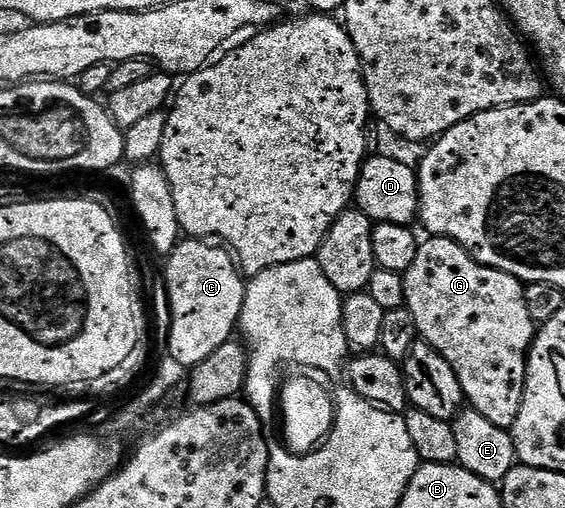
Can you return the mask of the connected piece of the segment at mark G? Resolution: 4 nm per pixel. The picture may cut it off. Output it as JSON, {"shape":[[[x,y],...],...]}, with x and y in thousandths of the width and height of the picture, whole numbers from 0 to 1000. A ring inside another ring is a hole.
{"shape":[[[761,467],[758,474],[759,476],[747,474],[743,482],[740,482],[735,520],[727,520],[727,528],[715,537],[717,602],[727,614],[727,622],[735,622],[740,659],[743,659],[758,681],[770,685],[770,693],[777,693],[777,701],[784,701],[784,709],[791,709],[791,717],[798,717],[798,724],[805,724],[805,740],[812,740],[812,756],[823,774],[825,793],[828,793],[835,805],[844,807],[848,819],[862,819],[862,827],[869,827],[869,835],[876,835],[892,846],[906,848],[912,827],[926,803],[929,750],[933,748],[933,724],[936,722],[936,689],[943,683],[943,667],[947,663],[943,618],[936,612],[935,591],[929,589],[931,565],[926,561],[920,547],[904,543],[888,531],[858,524],[851,516],[842,516],[811,476],[800,476],[796,469]]]}

